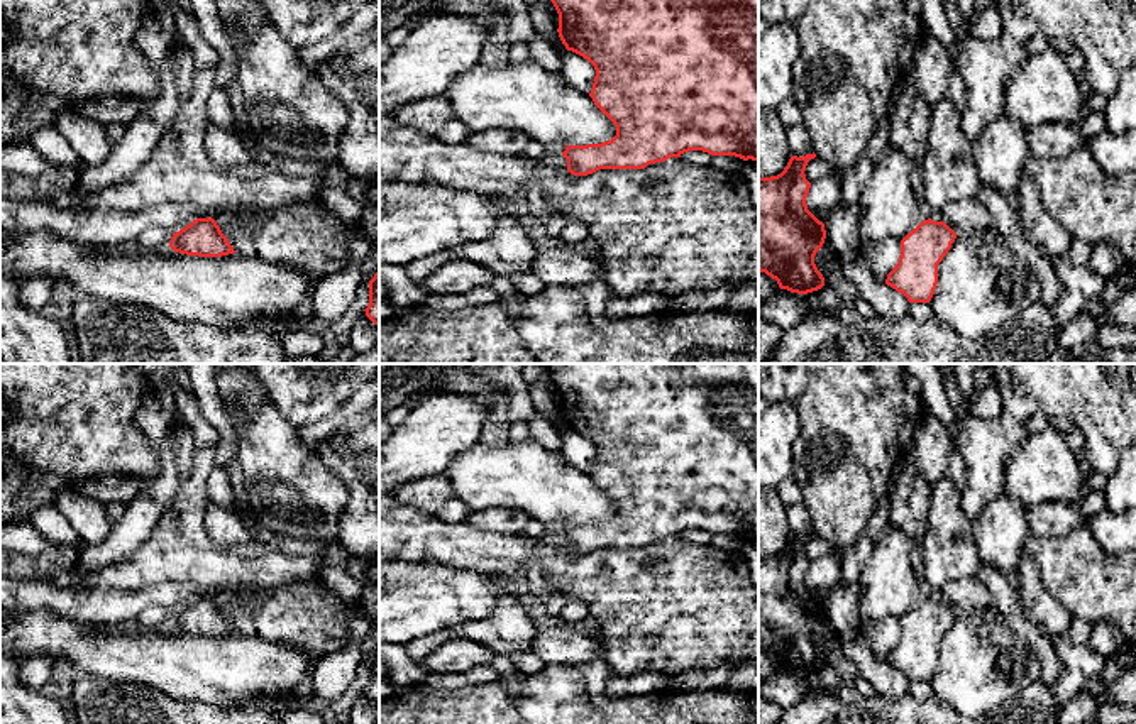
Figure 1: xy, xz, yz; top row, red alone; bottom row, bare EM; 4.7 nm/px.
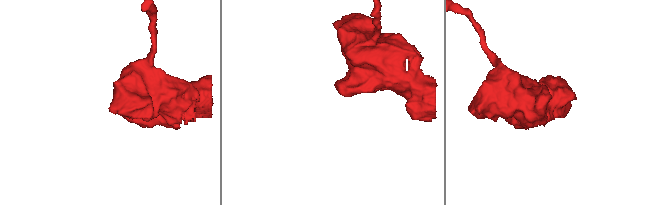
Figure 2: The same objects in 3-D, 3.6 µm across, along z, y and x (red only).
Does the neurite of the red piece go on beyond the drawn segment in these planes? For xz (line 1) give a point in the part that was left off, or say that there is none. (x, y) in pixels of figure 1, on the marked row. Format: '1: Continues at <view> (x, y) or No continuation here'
1: No continuation here

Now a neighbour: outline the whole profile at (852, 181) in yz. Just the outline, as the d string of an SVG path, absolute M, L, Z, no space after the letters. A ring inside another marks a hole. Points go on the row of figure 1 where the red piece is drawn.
M865 152L841 178L840 198L835 208L855 205L862 195L863 183L872 174L874 162Z

